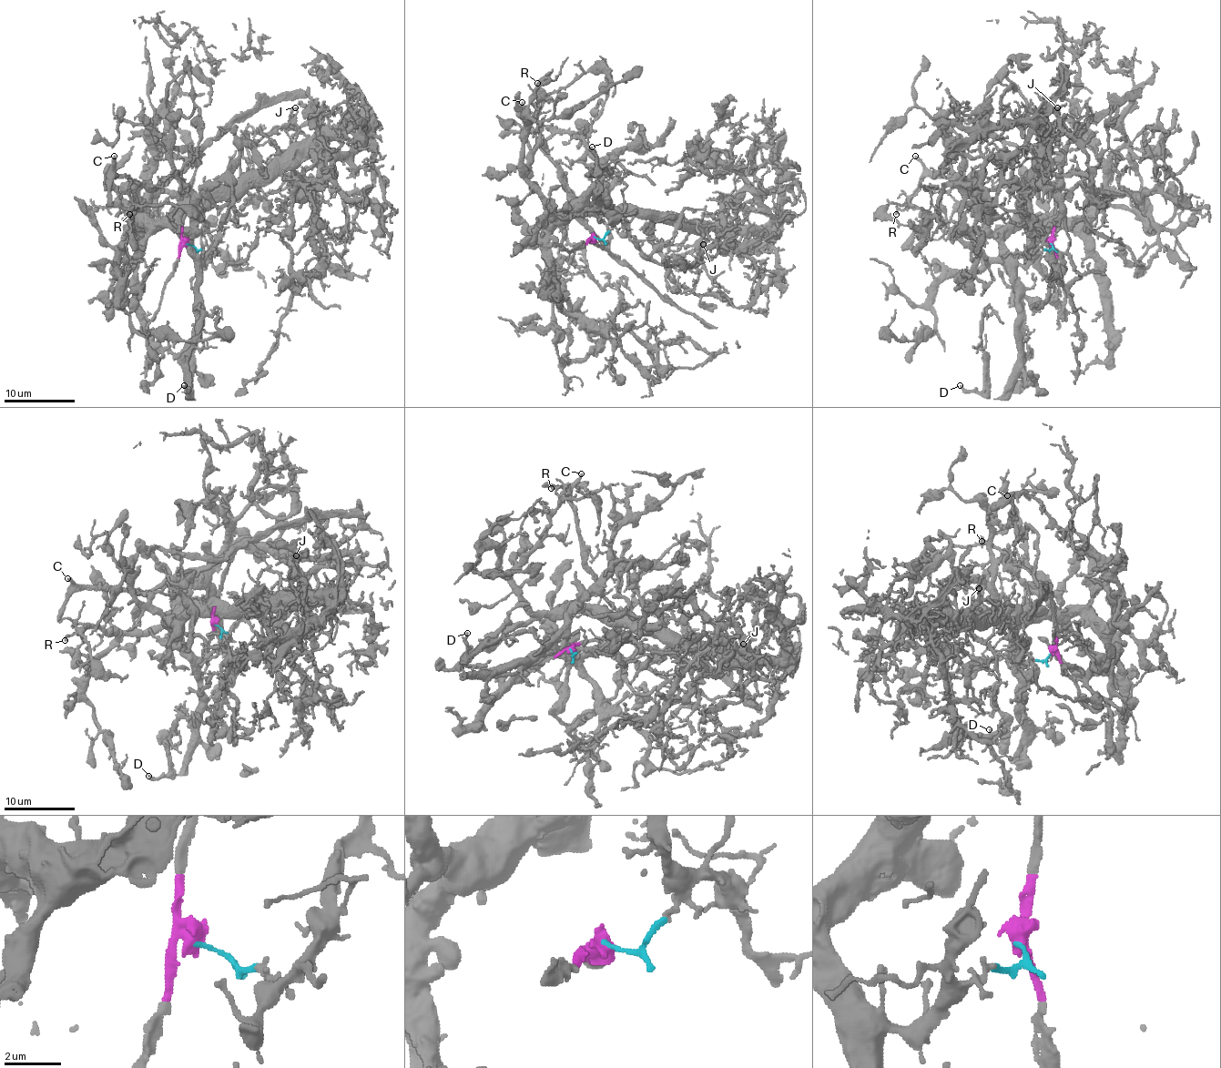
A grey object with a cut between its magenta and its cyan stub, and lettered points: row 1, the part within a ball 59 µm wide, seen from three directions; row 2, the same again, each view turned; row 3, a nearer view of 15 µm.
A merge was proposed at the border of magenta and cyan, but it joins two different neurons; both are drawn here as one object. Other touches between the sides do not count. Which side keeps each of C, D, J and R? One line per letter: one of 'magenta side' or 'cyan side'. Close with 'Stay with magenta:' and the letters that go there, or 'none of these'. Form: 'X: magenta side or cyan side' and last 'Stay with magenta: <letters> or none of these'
C: magenta side
D: cyan side
J: cyan side
R: cyan side
Stay with magenta: C

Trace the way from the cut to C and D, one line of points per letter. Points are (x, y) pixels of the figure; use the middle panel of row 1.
C: (595, 237), (589, 240), (604, 248), (600, 239), (572, 207), (570, 189), (555, 162), (522, 116), (522, 102)
D: (595, 237), (602, 239), (610, 228), (610, 216), (604, 203), (604, 207), (600, 205), (596, 154), (591, 147)

